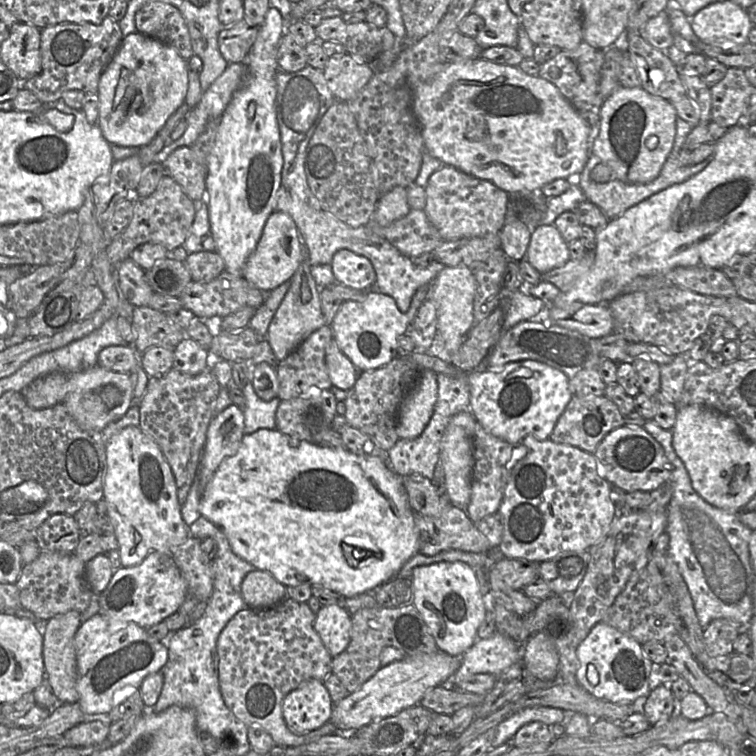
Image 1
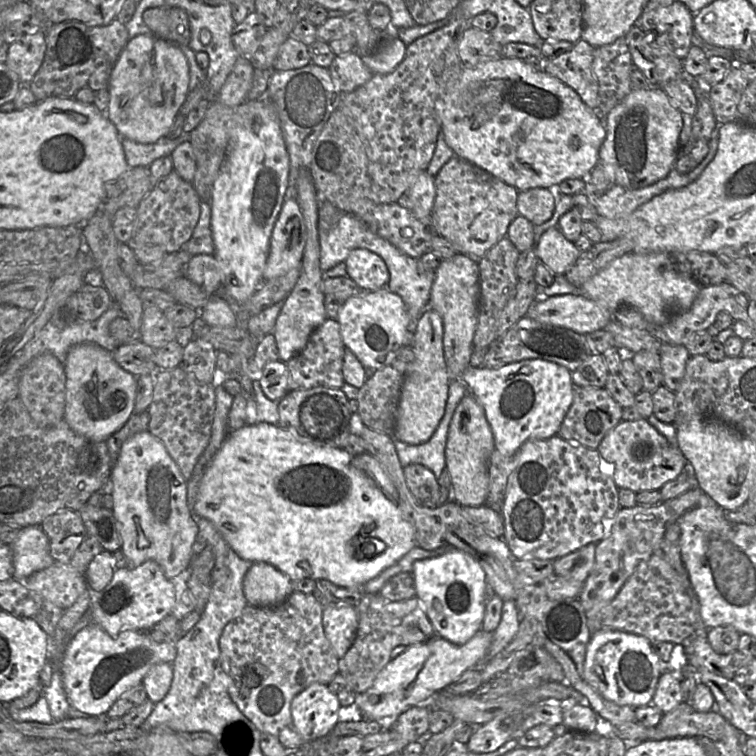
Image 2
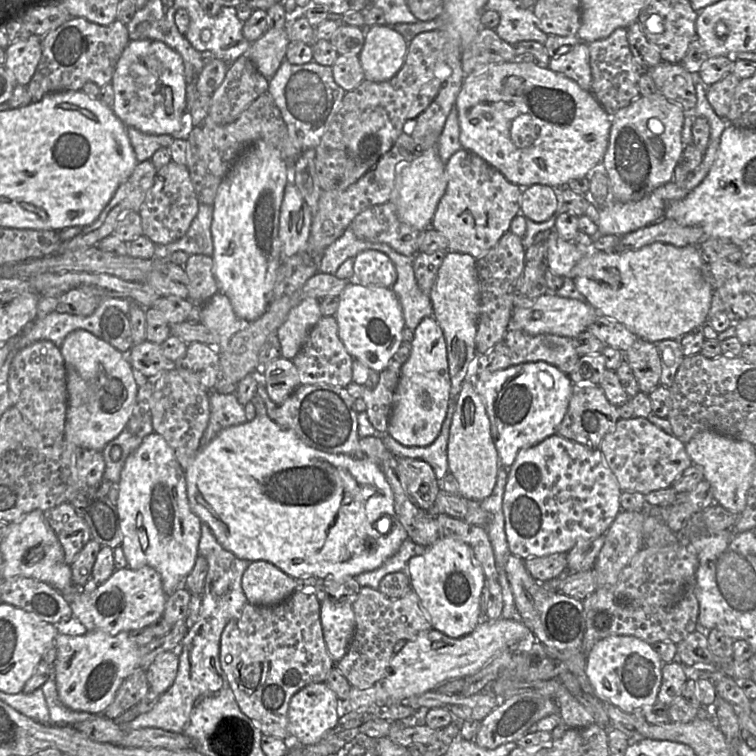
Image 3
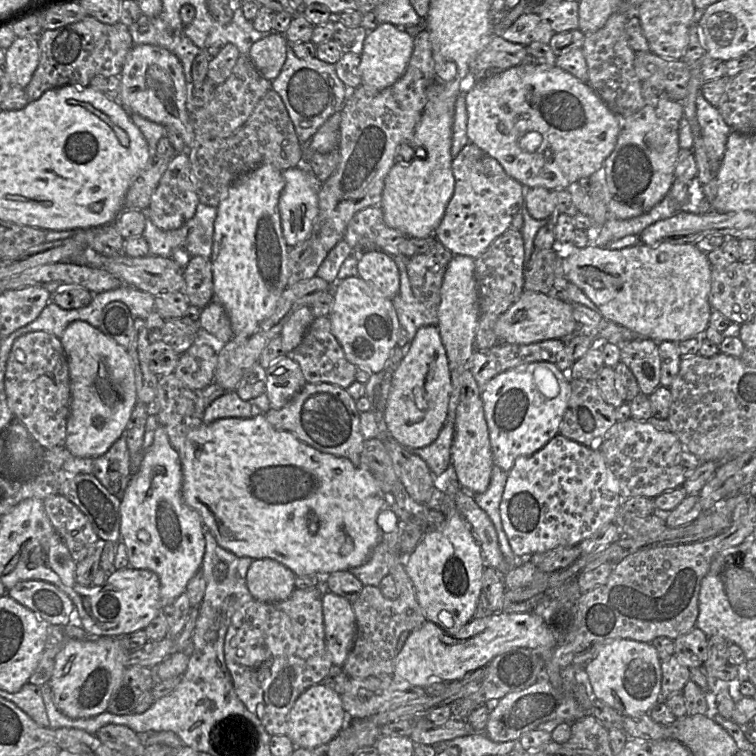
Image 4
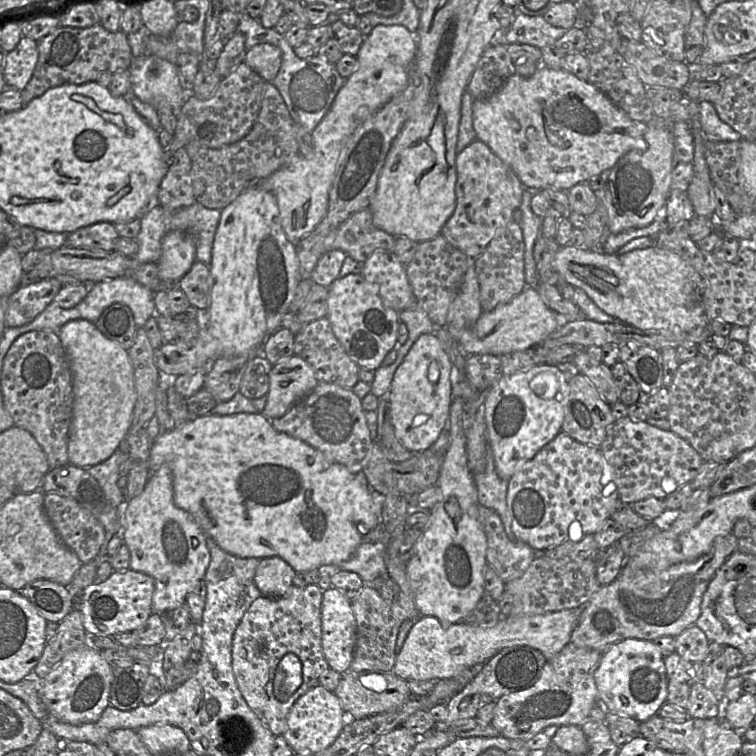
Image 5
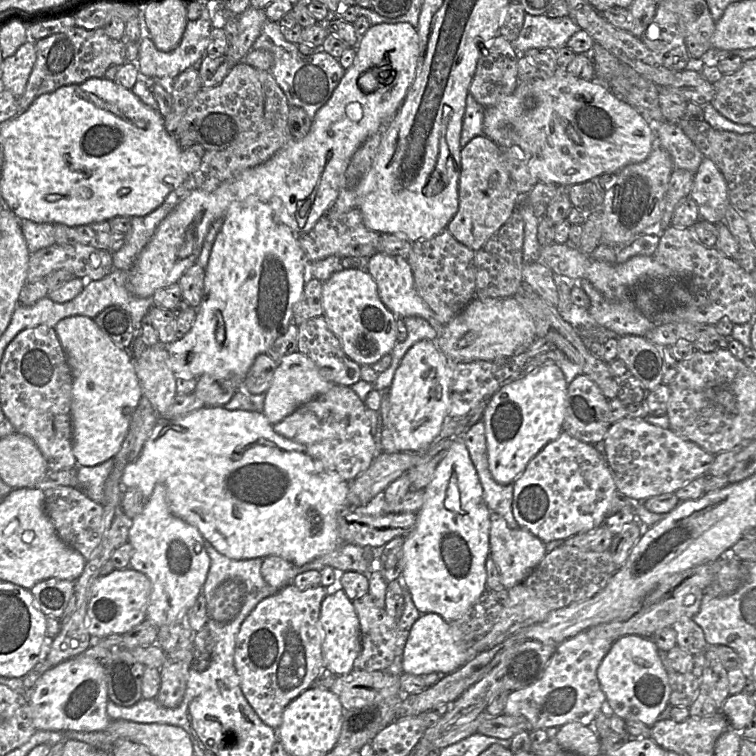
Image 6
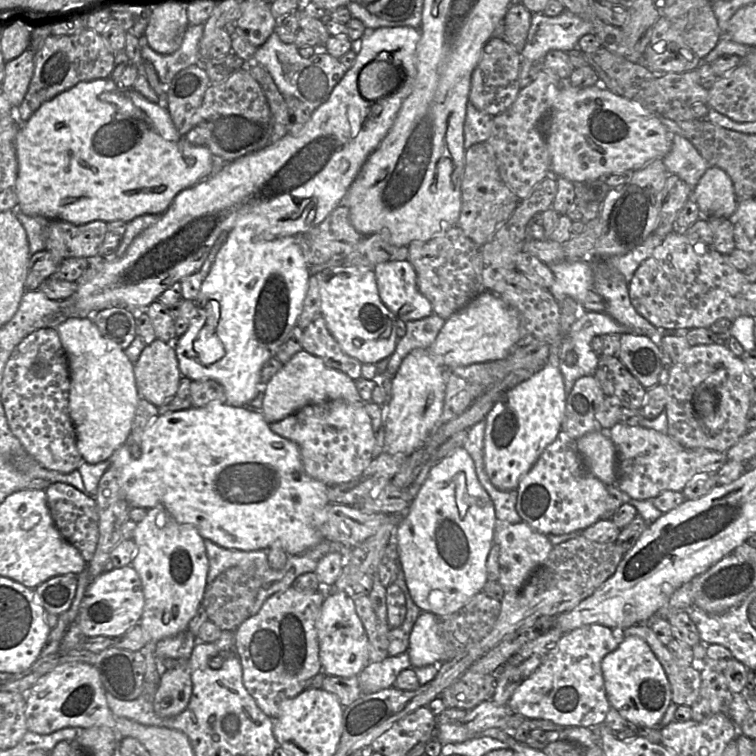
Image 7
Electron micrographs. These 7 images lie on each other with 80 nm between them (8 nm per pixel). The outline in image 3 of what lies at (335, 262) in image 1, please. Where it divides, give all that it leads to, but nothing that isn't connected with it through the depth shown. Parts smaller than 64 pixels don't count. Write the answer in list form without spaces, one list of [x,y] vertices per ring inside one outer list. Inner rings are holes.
[[[367,249],[359,252],[353,259],[353,274],[357,282],[388,288],[391,288],[395,283],[396,268],[385,253]]]

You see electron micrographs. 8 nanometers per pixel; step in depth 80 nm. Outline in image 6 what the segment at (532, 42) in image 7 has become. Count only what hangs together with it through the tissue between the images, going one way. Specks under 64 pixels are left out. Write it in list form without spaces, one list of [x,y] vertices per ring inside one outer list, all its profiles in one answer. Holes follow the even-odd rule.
[[[526,13],[523,28],[512,45],[519,54],[532,48],[559,49],[566,47],[570,37],[580,29],[570,16],[548,18]]]

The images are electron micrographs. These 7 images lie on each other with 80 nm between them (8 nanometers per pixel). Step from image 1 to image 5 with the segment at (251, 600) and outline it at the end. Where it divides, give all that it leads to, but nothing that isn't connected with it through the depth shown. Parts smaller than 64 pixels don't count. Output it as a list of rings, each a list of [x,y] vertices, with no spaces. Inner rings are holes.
[[[279,557],[264,558],[255,571],[254,583],[263,597],[283,597],[293,586],[296,572]]]

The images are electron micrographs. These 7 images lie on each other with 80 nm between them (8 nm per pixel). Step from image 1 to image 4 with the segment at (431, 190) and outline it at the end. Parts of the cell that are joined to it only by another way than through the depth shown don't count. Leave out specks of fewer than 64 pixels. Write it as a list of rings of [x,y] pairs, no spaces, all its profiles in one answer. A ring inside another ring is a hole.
[[[469,142],[452,160],[455,188],[444,216],[435,230],[435,236],[454,255],[473,259],[480,256],[502,233],[512,225],[513,217],[524,205],[525,187],[509,176],[502,165],[477,145]]]

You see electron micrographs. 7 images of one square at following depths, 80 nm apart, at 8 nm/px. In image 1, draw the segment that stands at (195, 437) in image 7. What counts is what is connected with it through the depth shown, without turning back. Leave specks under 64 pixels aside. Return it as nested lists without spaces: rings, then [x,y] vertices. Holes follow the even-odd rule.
[[[261,428],[251,434],[244,434],[236,453],[225,458],[213,477],[205,486],[198,510],[200,514],[216,525],[226,535],[232,551],[241,559],[253,565],[256,569],[269,572],[276,580],[284,585],[320,584],[344,597],[354,597],[370,592],[380,587],[396,575],[403,564],[419,552],[417,529],[414,523],[414,511],[411,509],[403,485],[402,476],[398,475],[382,458],[370,455],[359,455],[348,449],[336,449],[328,446],[313,444],[309,441],[294,440],[283,434],[277,428]],[[345,537],[352,541],[371,542],[379,548],[380,553],[361,558],[356,564],[348,561],[344,554],[342,543]]]

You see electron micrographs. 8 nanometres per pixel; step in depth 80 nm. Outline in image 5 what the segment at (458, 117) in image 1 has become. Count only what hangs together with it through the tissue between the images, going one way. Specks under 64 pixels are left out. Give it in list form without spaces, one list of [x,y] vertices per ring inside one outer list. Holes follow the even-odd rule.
[[[540,65],[537,71],[530,77],[524,77],[514,73],[505,84],[491,97],[485,100],[474,100],[473,102],[473,128],[476,139],[481,140],[509,167],[513,169],[525,188],[532,191],[542,191],[547,188],[567,191],[574,185],[587,181],[594,176],[607,174],[623,157],[631,150],[644,151],[647,143],[644,138],[644,123],[636,123],[623,110],[617,107],[604,93],[602,93],[588,80],[581,80],[574,74],[563,69],[552,69]]]

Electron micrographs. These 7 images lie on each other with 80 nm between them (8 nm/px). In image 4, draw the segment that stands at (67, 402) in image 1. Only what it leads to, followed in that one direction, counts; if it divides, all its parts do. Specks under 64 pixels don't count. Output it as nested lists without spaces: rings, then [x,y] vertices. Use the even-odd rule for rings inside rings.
[[[84,321],[70,323],[59,339],[70,377],[65,447],[75,457],[95,459],[123,435],[137,402],[132,360],[125,348]]]

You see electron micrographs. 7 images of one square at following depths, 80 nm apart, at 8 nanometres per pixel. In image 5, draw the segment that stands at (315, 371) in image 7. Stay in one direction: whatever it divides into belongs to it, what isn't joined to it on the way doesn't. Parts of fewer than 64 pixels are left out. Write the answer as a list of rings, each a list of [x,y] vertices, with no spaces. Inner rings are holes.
[[[292,355],[272,366],[263,414],[273,420],[282,417],[319,383],[313,369],[299,356]]]

